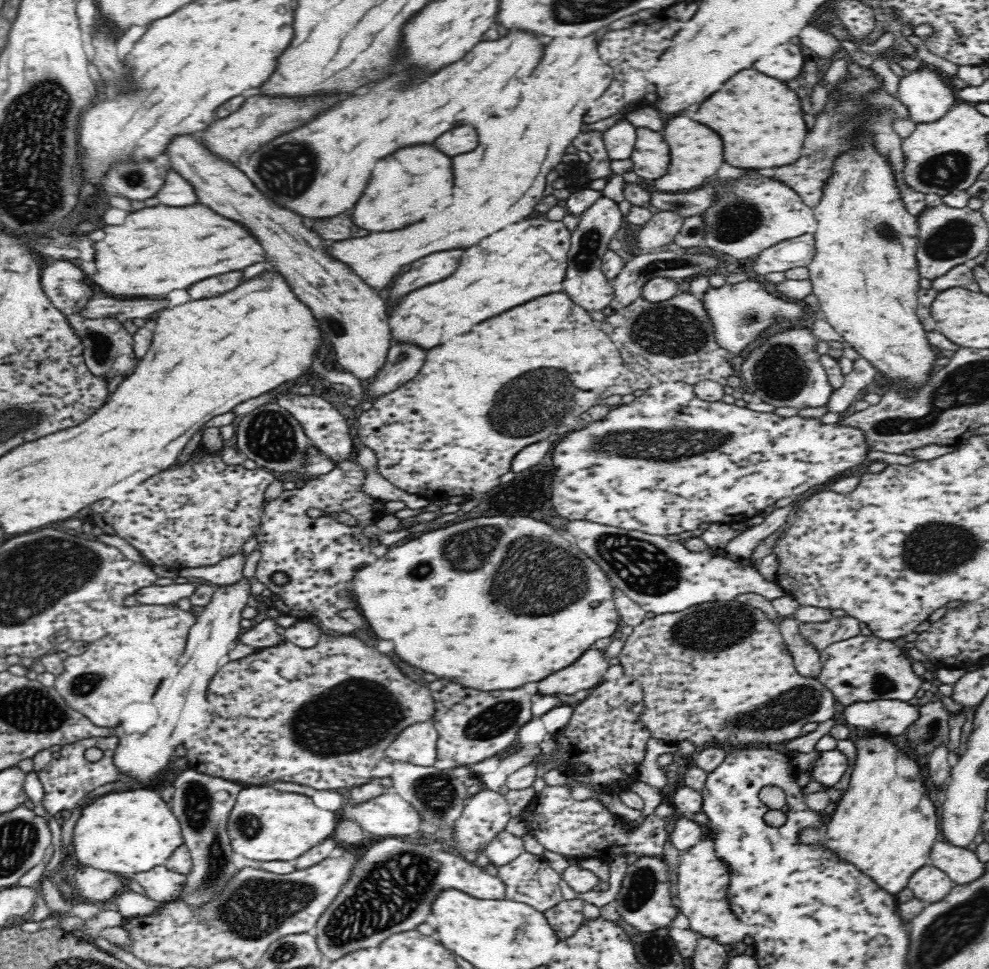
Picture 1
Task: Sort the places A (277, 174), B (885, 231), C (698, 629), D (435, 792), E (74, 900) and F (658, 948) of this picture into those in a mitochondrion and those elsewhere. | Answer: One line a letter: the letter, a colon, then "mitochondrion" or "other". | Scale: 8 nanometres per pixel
A: mitochondrion
B: mitochondrion
C: mitochondrion
D: mitochondrion
E: other
F: mitochondrion

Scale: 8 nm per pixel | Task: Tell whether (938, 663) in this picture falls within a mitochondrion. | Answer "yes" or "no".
no

